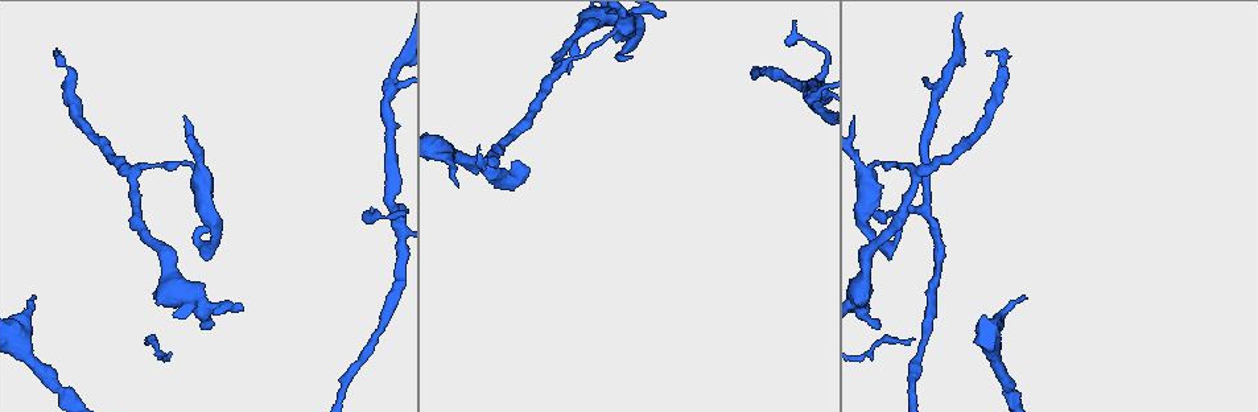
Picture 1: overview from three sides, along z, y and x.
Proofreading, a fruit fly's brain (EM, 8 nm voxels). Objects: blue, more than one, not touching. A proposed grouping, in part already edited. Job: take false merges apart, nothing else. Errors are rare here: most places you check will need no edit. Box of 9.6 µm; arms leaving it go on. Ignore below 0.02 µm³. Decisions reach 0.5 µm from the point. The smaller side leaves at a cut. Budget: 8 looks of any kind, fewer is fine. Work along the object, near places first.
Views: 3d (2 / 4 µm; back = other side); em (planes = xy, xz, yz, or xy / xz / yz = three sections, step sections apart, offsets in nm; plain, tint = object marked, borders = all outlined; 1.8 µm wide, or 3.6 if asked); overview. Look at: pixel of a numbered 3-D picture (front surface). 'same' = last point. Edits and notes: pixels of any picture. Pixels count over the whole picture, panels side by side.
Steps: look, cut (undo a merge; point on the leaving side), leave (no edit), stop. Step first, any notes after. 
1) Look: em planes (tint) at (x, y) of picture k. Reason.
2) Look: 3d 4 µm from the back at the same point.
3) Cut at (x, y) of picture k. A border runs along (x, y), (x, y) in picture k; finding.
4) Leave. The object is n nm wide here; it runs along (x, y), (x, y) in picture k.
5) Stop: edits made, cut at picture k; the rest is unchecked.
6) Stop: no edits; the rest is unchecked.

Look: 3d 2 µm at (395, 88) of picture 1. Thick turns thin.

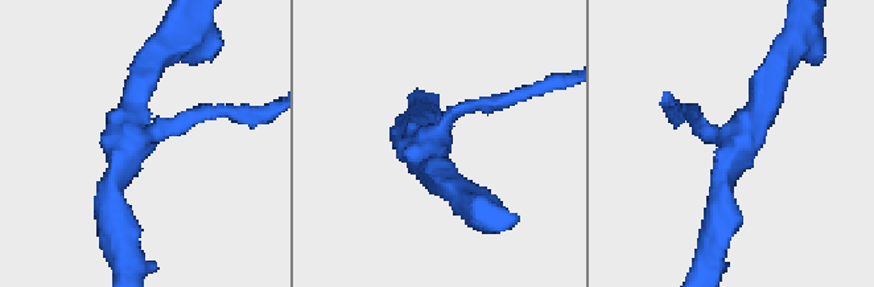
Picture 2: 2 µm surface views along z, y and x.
Look: em xy step 4 (tint) at (739, 138) of picture 2. Shape alone is not enough.

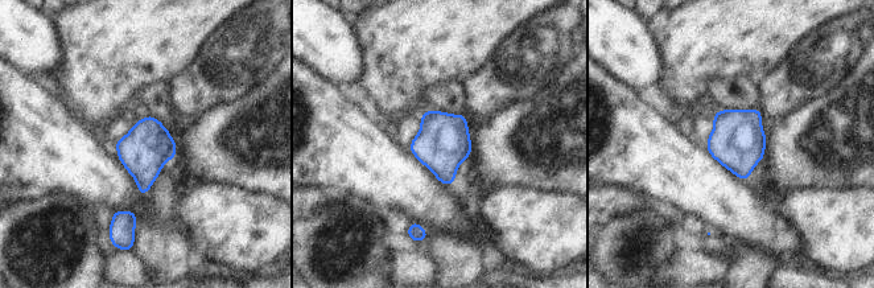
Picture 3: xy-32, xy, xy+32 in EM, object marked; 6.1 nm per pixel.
Look: em planes (tint) at the same point. Cut it another way.

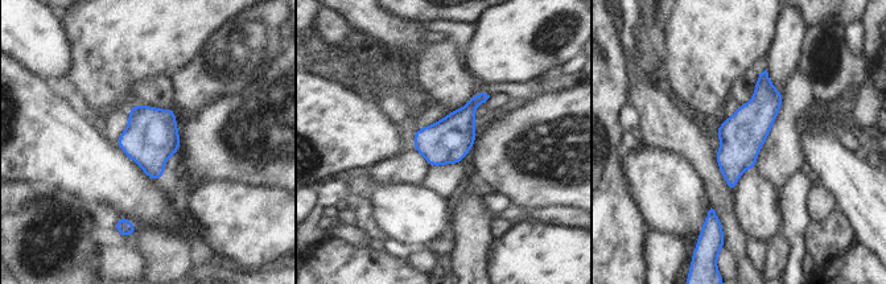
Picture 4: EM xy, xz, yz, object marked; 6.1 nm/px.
Leave. It runs along (765, 75), (732, 186) in picture 4; one neuron here.

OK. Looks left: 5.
Look: em 3.6 µm planes (tint) at (927, 205) of picture 1. Three arms meet.

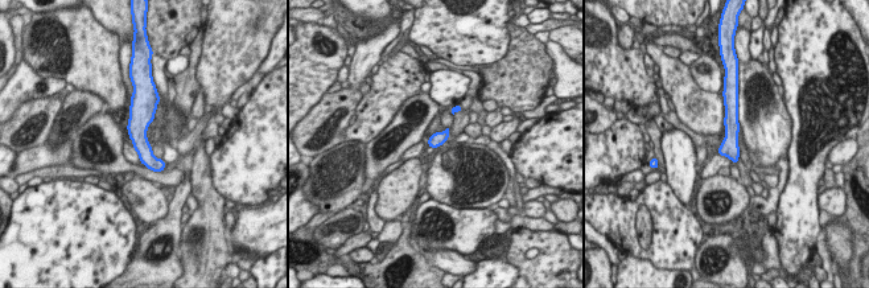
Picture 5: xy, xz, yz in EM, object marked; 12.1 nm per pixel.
Leave. One neuron here.

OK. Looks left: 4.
Look: em xy step 16 (tint) at (913, 177) of picture 1. Three-way junction.

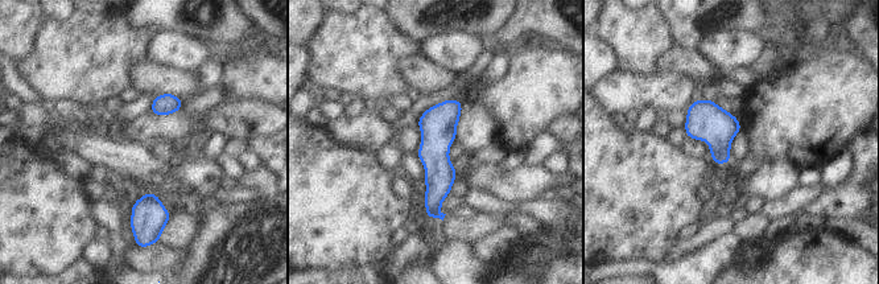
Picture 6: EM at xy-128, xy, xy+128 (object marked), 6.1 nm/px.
Leave. It runs along (453, 102), (438, 122), (429, 214) in picture 6; all the same neuron.

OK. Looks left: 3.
Stop: no edits; the rest is unchecked.

